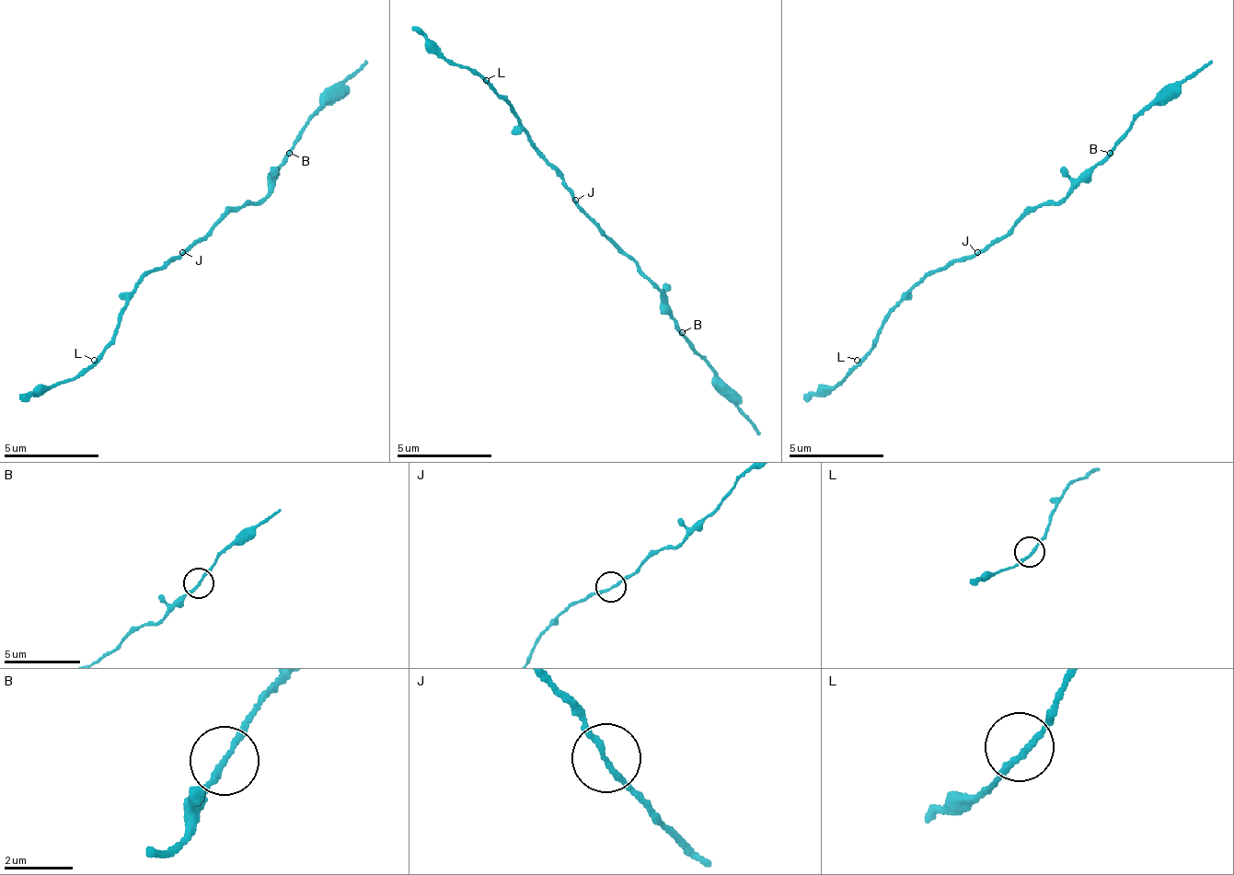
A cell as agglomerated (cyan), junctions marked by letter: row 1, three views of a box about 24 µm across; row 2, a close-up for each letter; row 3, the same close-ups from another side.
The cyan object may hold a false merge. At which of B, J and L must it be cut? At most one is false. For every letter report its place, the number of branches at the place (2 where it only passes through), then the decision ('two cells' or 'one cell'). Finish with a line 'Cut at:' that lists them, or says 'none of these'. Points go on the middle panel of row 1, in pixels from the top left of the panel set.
B: (682, 332) | 2 | two cells
J: (575, 200) | 2 | one cell
L: (486, 80) | 2 | one cell
Cut at: B

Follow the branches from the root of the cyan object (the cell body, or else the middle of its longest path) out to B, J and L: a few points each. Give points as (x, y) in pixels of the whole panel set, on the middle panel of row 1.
B: (595, 222), (662, 293), (662, 307), (681, 331)
J: (595, 222), (576, 203), (576, 199)
L: (595, 222), (576, 203), (562, 175), (534, 146), (529, 132), (514, 118), (514, 109), (486, 80)

